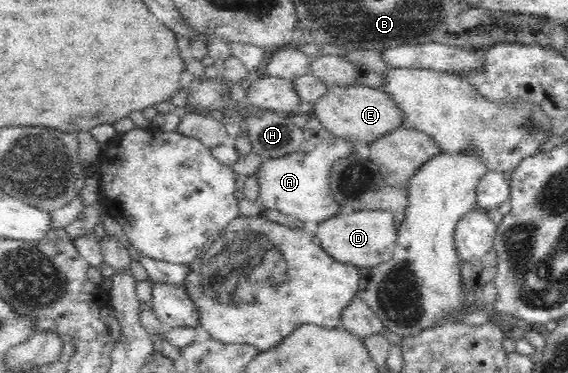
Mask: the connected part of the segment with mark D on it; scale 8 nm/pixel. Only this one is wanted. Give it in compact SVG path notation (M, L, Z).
M387 209L358 210L352 213L341 212L332 220L322 222L316 228L320 245L345 264L363 267L377 266L392 258L396 240L398 239L398 226L396 218Z

